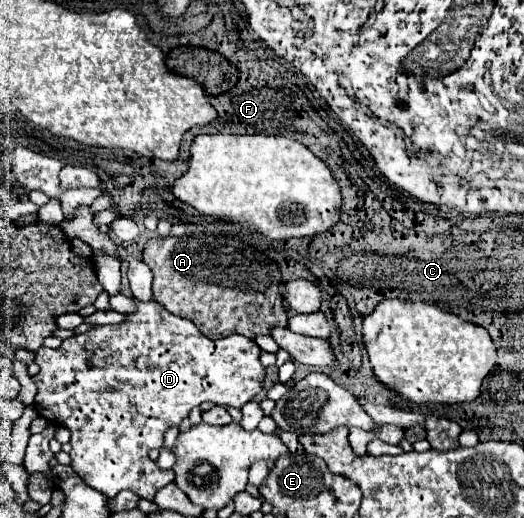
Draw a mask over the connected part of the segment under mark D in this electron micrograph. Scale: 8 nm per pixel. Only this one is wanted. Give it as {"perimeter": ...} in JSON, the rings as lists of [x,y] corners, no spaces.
{"perimeter":[[[137,301],[137,311],[131,313],[131,315],[127,315],[127,321],[125,321],[125,323],[121,323],[121,325],[99,325],[99,327],[91,329],[89,333],[73,335],[71,339],[65,339],[59,349],[41,349],[41,351],[35,353],[35,363],[41,367],[41,371],[39,371],[39,375],[33,377],[33,381],[35,381],[37,389],[39,389],[33,407],[35,407],[37,413],[39,413],[43,419],[47,419],[49,423],[63,425],[63,427],[67,427],[67,429],[71,431],[71,445],[73,445],[73,451],[69,453],[71,459],[73,459],[71,467],[73,467],[75,473],[81,475],[81,479],[83,479],[89,487],[105,493],[109,499],[113,499],[119,491],[129,489],[129,491],[133,491],[137,497],[153,501],[153,499],[155,499],[155,493],[157,493],[161,487],[165,487],[167,483],[175,481],[175,479],[173,479],[173,471],[165,471],[165,469],[161,469],[155,461],[149,461],[149,451],[161,447],[161,445],[163,445],[163,435],[165,435],[165,431],[167,431],[171,425],[181,425],[181,421],[183,421],[185,417],[189,417],[189,411],[191,411],[193,407],[201,405],[203,401],[213,401],[215,405],[221,405],[221,407],[237,407],[237,409],[241,409],[247,401],[251,401],[251,399],[261,391],[261,381],[263,381],[263,377],[265,377],[265,367],[263,367],[261,361],[259,361],[259,353],[261,353],[261,351],[259,351],[257,343],[251,341],[251,339],[245,339],[245,337],[241,337],[241,335],[229,335],[229,337],[211,341],[211,339],[207,339],[205,335],[201,335],[201,331],[199,331],[189,319],[183,319],[183,317],[177,317],[177,315],[169,313],[165,307],[161,307],[161,305],[155,303],[155,301],[147,301],[147,303]]]}

